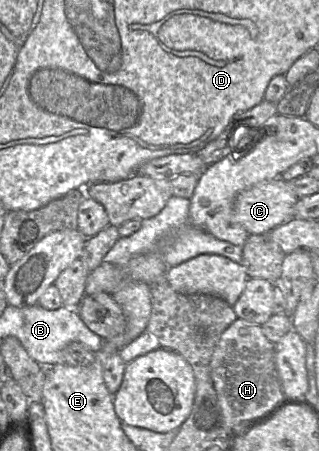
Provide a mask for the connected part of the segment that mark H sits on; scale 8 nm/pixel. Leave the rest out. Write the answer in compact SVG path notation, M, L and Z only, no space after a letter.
M239 318L221 334L209 372L221 408L224 434L239 422L263 414L284 397L275 366L275 344L264 336L260 325Z

